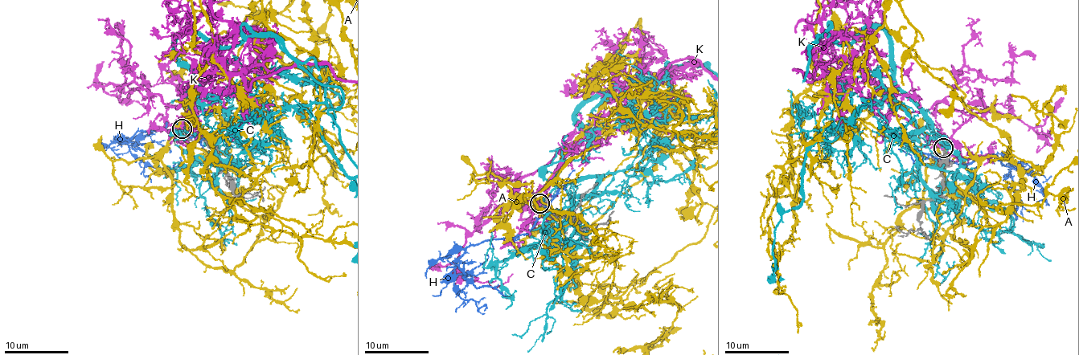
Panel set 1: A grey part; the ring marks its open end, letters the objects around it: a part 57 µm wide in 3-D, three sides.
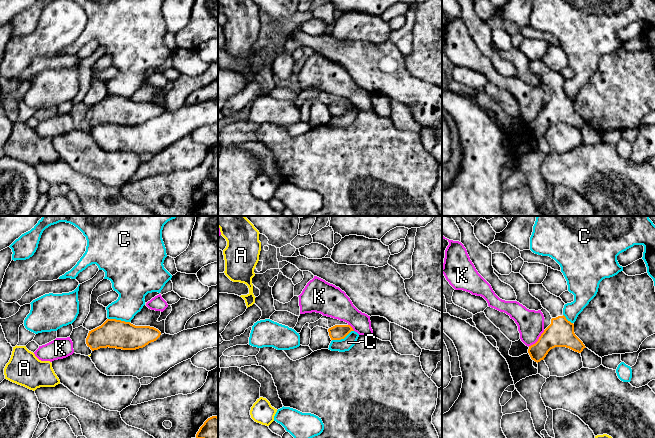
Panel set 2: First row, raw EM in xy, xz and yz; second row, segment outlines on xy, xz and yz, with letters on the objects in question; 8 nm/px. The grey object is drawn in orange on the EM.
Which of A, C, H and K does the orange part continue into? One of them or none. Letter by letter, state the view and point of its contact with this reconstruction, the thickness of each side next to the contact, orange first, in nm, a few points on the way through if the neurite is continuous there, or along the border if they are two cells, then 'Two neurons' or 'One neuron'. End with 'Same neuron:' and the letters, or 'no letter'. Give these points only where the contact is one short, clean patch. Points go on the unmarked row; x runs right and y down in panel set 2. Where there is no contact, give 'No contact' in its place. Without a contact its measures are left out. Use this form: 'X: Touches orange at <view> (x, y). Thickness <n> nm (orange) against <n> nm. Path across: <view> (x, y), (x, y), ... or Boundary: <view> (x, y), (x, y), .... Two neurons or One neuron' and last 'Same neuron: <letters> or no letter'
A: No contact. Two neurons
C: Touches orange at xy (119, 96). Thickness 220 nm (orange) against 220 nm. Two neurons
H: No contact. Two neurons
K: Touches orange at yz (538, 116). Thickness 220 nm (orange) against 220 nm. Boundary: yz (544, 106), (539, 114), (528, 122). Two neurons
Same neuron: no letter

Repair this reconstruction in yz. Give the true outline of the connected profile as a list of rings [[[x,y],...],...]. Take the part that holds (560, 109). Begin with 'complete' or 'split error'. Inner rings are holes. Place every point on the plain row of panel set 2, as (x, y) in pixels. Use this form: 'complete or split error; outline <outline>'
split error; outline [[[529,60],[530,70],[541,78],[552,95],[551,100],[544,106],[538,117],[529,122],[528,129],[532,136],[544,136],[548,128],[555,123],[566,123],[581,129],[585,123],[574,109],[574,100],[563,91],[565,79],[546,66],[543,60]]]

